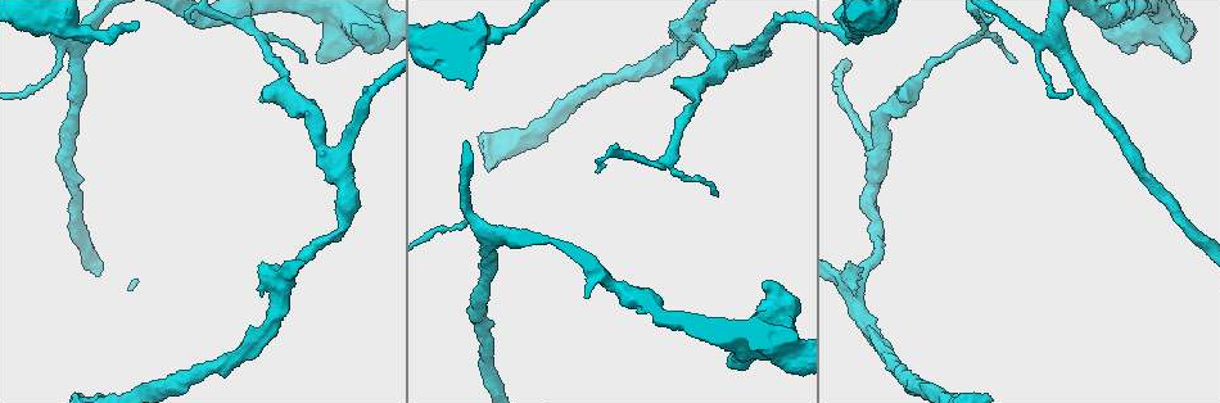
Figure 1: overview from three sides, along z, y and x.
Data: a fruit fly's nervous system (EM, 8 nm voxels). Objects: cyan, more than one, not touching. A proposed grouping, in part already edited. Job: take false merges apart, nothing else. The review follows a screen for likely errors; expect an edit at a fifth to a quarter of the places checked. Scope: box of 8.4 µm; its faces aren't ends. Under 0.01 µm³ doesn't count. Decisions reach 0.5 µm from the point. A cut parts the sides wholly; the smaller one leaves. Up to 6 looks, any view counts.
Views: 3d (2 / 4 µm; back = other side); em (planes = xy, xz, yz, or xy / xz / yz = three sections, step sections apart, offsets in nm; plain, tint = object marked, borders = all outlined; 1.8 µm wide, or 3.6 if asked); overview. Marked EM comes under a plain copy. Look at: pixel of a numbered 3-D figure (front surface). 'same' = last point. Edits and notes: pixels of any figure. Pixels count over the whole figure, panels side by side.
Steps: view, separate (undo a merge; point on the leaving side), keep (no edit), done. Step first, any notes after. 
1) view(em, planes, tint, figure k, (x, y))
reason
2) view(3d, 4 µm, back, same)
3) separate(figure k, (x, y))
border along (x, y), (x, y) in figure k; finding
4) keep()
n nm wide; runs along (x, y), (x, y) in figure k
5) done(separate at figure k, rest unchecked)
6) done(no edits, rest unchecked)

view(em, planes, tint, figure 1, (280, 290))
three-way junction

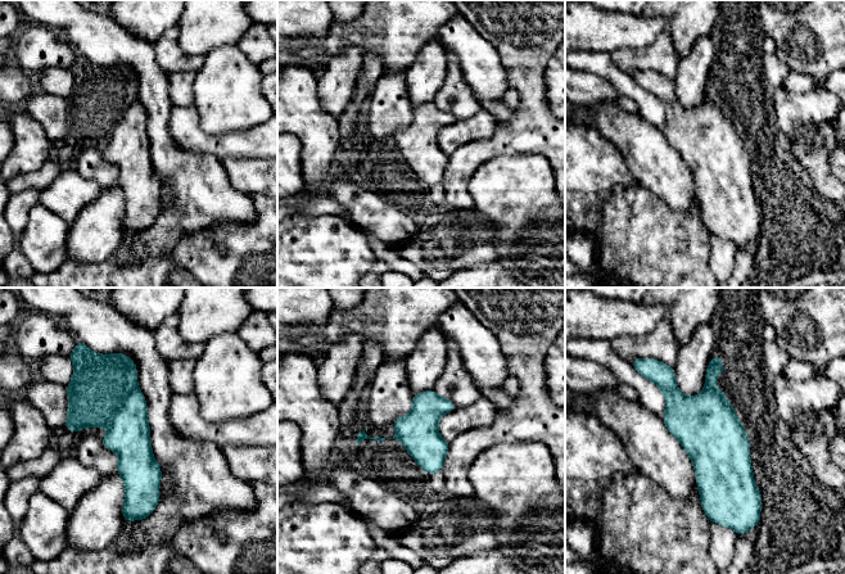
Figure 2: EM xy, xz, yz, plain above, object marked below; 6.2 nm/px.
keep()
continuous, no second cell

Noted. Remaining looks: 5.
view(3d, 2 µm, figure 1, (257, 32))
sharp bend

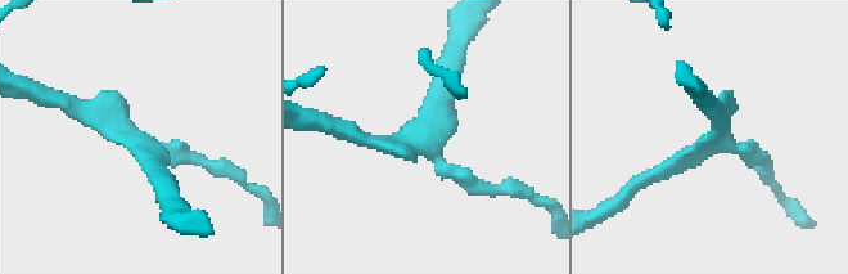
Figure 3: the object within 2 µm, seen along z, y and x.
view(em, 3.6 µm, planes, tint, figure 3, (141, 143))
need the tissue

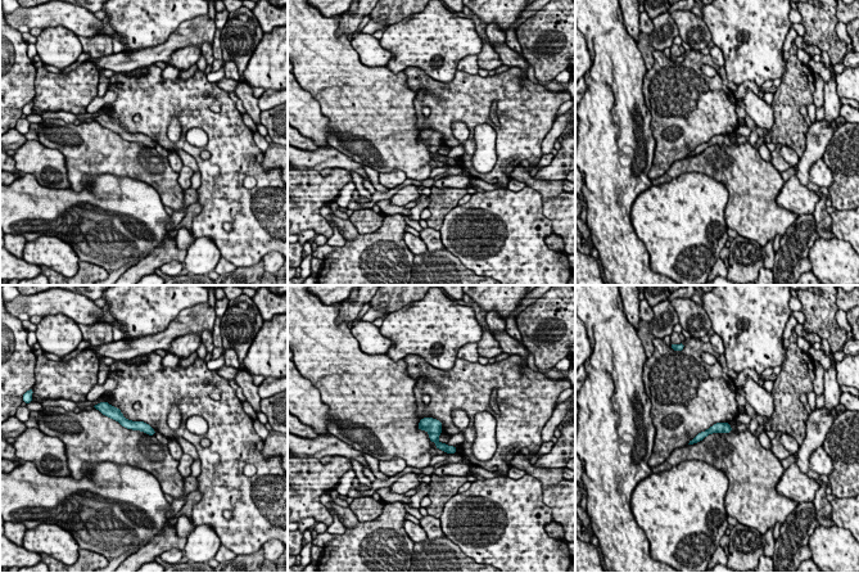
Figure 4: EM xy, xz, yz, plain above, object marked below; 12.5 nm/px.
keep()
130 nm wide; runs along (112, 411), (125, 423), (152, 432) in figure 4; one cell here

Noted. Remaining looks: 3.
view(em, planes, tint, figure 1, (91, 32))

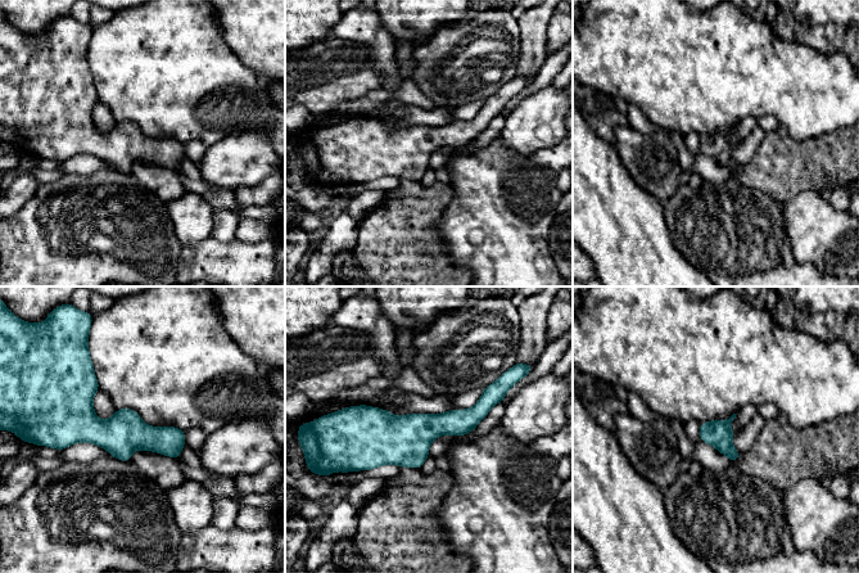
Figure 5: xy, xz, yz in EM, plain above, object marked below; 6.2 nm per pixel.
keep()
runs along (497, 396), (464, 422), (352, 424) in figure 5; one cell here

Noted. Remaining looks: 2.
done(no edits, rest unchecked)

